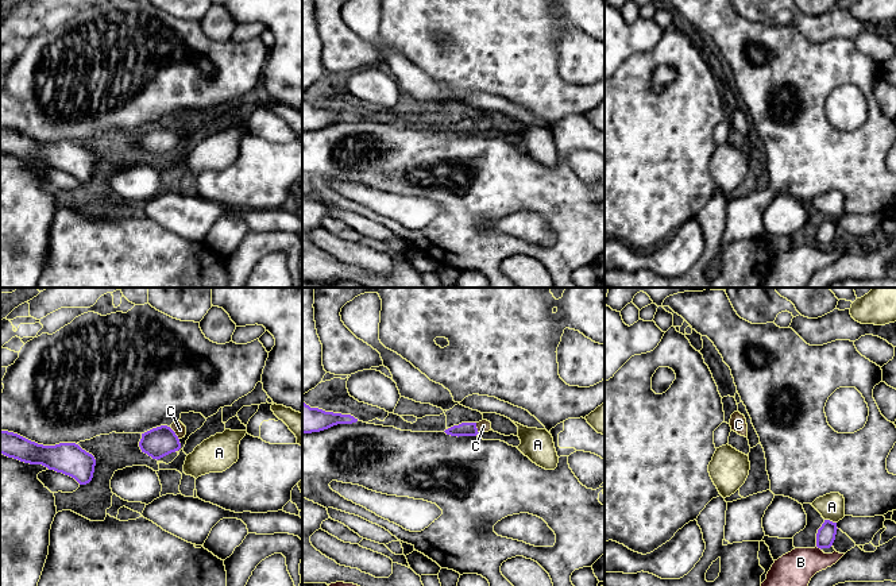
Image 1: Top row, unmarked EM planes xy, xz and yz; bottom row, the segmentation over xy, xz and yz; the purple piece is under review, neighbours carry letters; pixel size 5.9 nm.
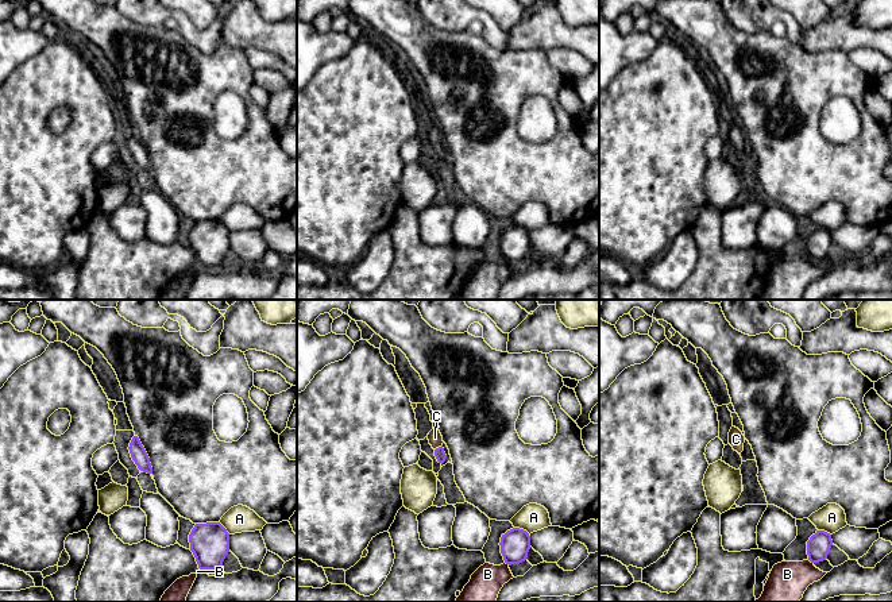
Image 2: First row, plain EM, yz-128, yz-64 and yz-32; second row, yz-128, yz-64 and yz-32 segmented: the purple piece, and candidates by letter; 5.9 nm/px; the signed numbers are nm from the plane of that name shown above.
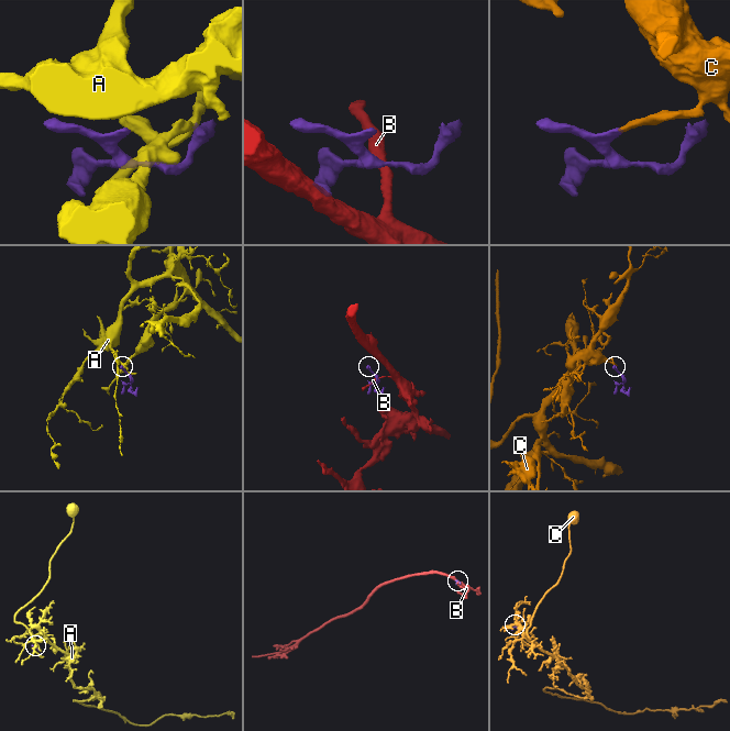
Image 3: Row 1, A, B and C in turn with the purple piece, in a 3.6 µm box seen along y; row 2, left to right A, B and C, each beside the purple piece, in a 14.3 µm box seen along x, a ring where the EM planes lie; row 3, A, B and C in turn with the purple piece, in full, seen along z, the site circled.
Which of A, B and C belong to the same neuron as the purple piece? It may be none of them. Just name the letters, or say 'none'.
C

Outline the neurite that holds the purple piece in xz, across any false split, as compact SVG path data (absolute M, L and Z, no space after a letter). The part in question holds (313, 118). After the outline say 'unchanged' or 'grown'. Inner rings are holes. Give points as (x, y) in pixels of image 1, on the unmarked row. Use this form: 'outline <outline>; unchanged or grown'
outline M302 100L302 131L320 130L337 122L352 122L356 119L358 116L351 112L325 109Z; unchanged

